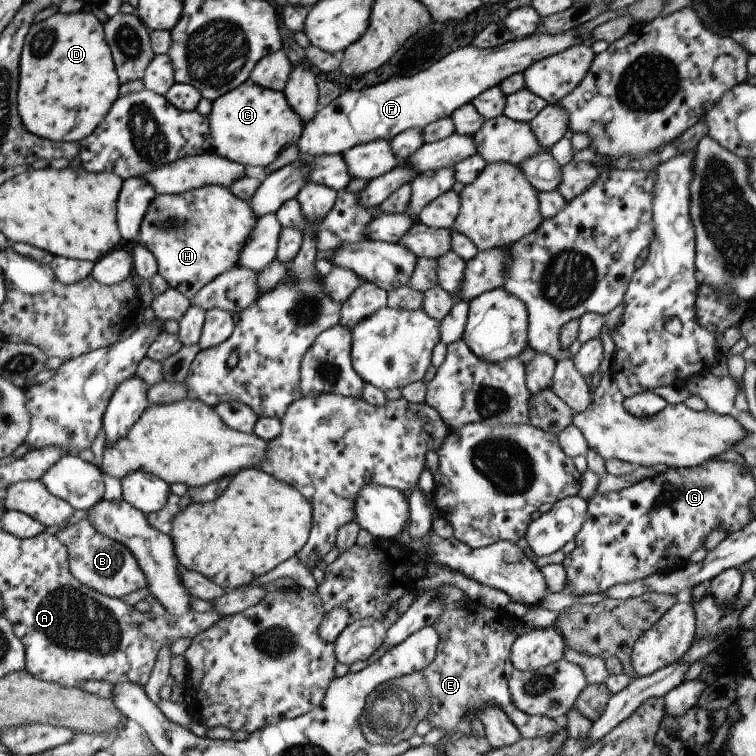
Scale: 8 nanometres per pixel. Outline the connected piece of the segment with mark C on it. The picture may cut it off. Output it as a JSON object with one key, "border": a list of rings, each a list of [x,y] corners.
{"border":[[[249,82],[216,98],[208,113],[209,151],[243,166],[267,166],[285,147],[302,136],[302,118],[287,104],[282,91]]]}

